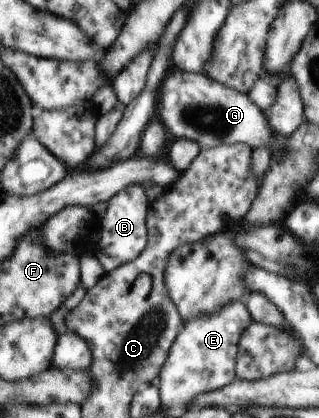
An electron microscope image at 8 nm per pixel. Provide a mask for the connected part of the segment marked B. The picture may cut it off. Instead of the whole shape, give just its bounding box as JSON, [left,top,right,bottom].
[93,184,149,273]

